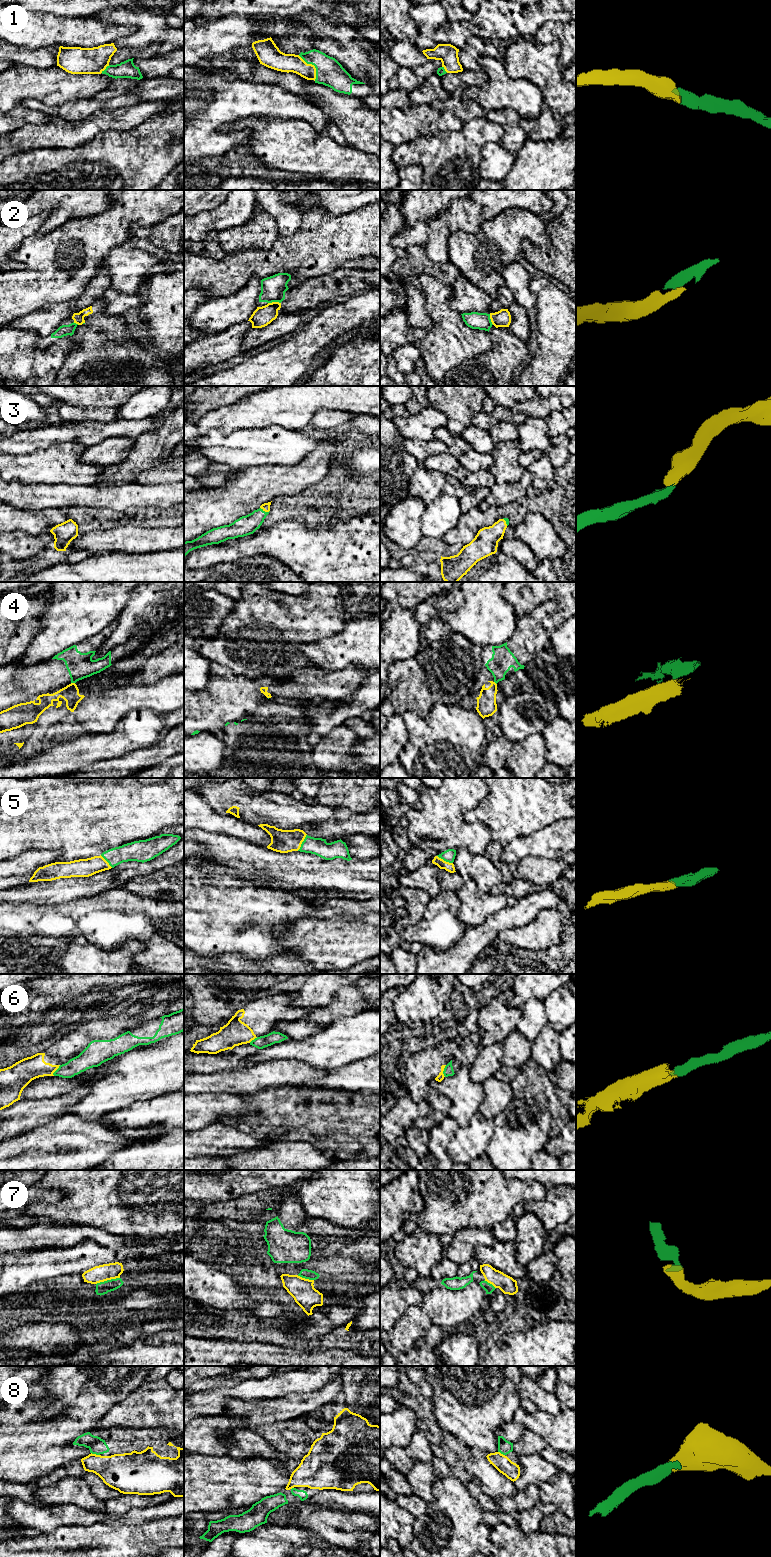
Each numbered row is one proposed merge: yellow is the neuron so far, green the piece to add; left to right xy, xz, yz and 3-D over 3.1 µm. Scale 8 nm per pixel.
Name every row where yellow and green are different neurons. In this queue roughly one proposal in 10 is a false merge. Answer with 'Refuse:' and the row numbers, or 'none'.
Refuse: 4, 6

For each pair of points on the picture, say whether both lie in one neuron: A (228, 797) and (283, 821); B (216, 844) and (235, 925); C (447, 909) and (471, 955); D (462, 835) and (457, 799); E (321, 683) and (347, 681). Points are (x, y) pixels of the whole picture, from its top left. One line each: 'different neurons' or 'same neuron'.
A: same neuron
B: different neurons
C: different neurons
D: same neuron
E: same neuron

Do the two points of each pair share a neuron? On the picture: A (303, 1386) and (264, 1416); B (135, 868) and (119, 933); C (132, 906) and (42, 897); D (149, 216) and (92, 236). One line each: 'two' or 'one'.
A: two
B: two
C: two
D: one

